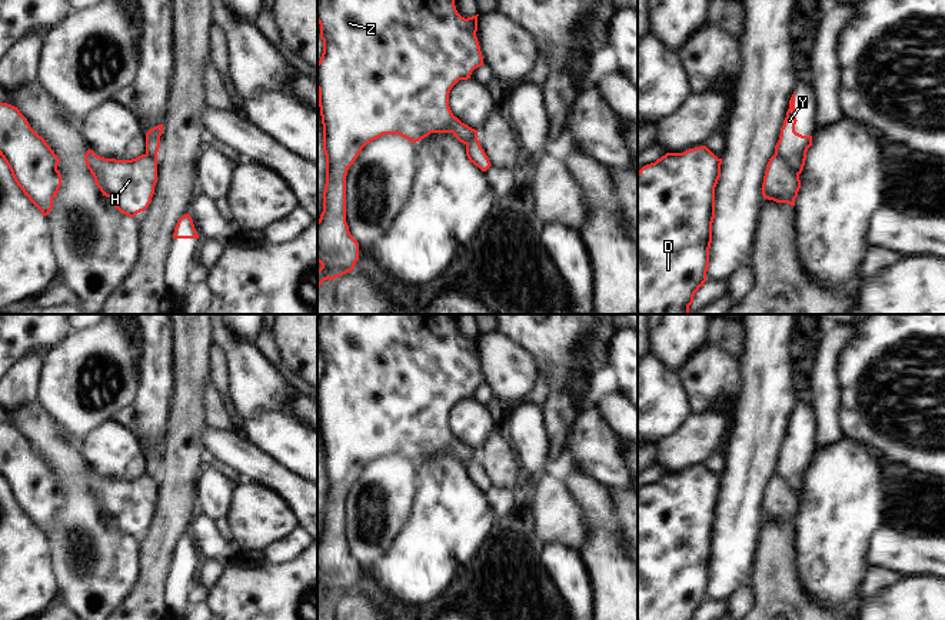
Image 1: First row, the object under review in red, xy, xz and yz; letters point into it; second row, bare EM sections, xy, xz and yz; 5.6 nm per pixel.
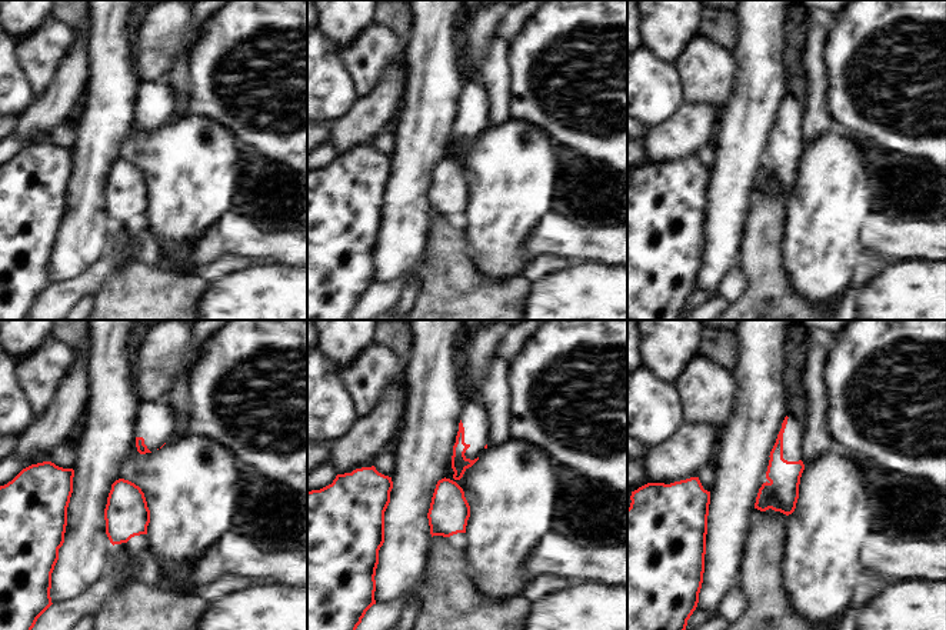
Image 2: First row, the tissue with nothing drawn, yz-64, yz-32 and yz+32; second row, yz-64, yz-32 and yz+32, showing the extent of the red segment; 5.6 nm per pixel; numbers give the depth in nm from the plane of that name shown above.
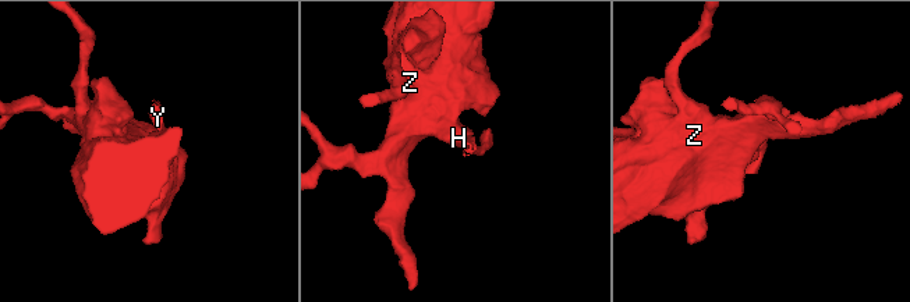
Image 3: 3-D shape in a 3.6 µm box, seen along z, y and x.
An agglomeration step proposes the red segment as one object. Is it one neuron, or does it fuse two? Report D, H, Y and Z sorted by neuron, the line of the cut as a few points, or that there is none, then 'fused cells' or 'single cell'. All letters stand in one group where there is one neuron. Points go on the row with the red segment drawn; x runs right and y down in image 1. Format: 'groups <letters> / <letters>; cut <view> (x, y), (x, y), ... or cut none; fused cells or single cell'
groups D H Z / Y; cut yz (775, 152), (798, 177); fused cells

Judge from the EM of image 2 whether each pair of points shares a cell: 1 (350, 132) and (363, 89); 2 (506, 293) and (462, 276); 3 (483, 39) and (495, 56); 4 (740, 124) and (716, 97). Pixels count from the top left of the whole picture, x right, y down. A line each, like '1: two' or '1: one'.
1: two
2: one
3: two
4: two

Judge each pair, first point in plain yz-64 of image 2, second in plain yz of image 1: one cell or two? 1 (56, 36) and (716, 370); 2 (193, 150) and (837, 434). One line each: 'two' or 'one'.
1: one
2: two

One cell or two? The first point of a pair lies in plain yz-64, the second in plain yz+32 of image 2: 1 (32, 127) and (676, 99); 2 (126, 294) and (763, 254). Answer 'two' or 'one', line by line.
1: two
2: one

